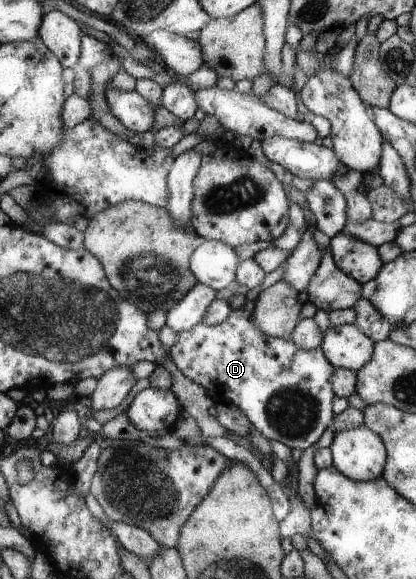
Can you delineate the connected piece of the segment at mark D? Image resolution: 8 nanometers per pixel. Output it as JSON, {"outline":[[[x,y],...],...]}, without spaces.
{"outline":[[[242,308],[234,309],[222,324],[208,326],[200,323],[190,330],[178,332],[176,343],[168,350],[168,354],[186,378],[203,386],[215,402],[231,402],[239,408],[250,424],[268,441],[276,440],[286,444],[290,449],[306,450],[318,442],[326,428],[335,420],[332,411],[335,394],[331,378],[336,368],[328,362],[323,350],[320,350],[320,347],[302,350],[292,342],[291,336],[266,336]]]}

